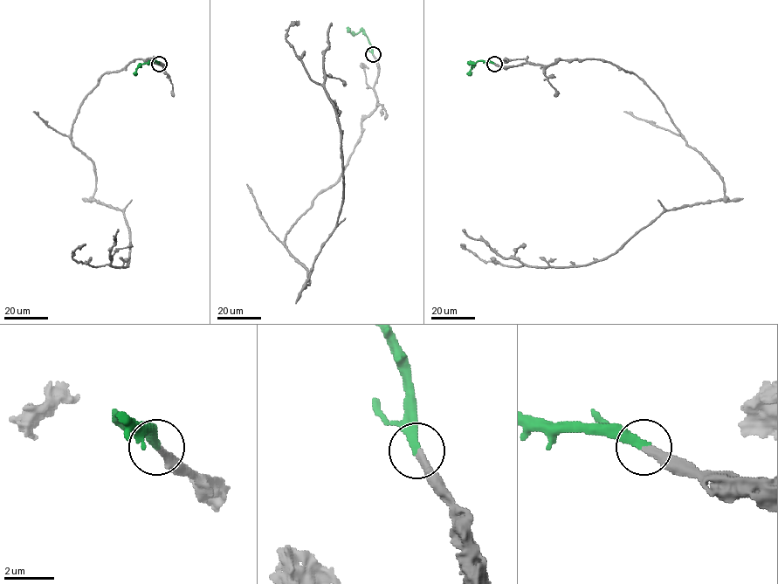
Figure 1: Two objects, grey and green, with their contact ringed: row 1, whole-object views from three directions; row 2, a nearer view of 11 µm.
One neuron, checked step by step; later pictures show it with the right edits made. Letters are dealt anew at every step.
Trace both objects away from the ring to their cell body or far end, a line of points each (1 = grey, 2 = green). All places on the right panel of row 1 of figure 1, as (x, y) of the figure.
1: (494, 63), (595, 59), (631, 72), (719, 175), (724, 197), (662, 212), (587, 264), (502, 265), (460, 244)
2: (494, 63), (471, 63), (473, 66), (468, 75)

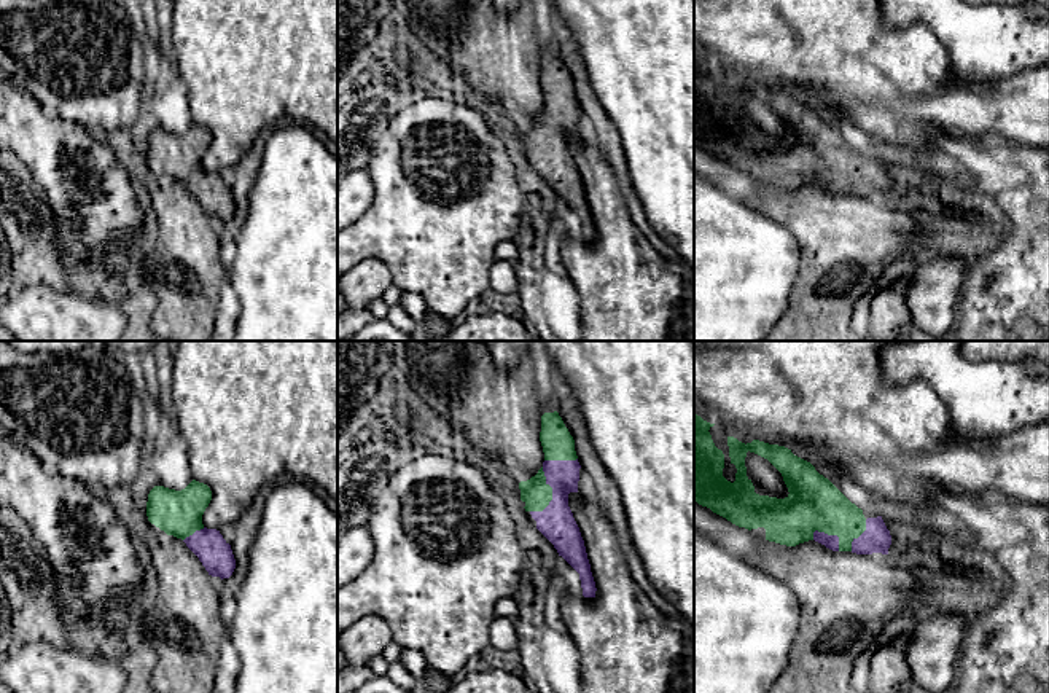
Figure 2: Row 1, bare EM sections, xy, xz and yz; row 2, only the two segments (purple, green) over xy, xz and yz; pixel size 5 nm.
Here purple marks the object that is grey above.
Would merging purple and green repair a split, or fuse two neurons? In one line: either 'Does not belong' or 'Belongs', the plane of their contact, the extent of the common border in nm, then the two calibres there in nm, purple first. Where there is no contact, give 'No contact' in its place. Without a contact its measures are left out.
Belongs. Touches purple in xz. Shared border 240 nm. Thickness 180 nm (purple) against 150 nm

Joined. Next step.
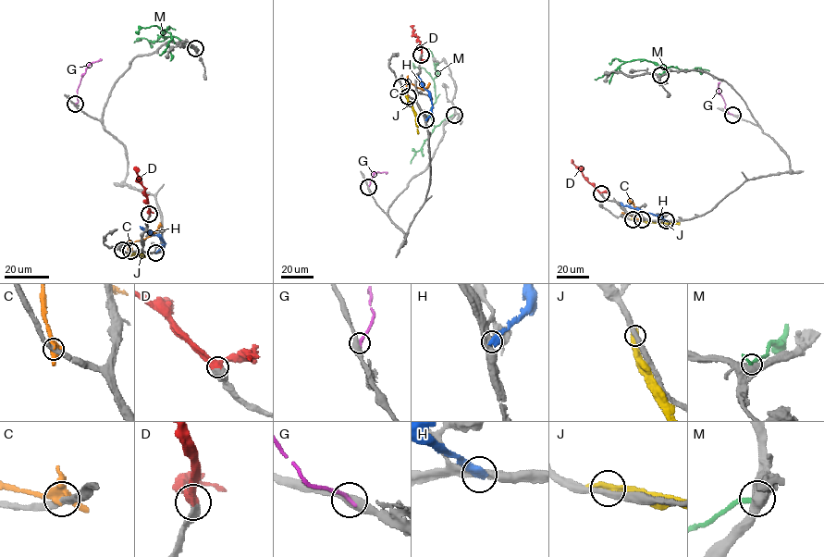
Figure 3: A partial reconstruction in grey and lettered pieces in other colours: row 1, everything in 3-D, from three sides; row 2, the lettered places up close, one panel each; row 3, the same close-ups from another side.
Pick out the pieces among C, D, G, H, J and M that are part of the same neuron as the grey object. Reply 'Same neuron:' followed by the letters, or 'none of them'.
Same neuron: D

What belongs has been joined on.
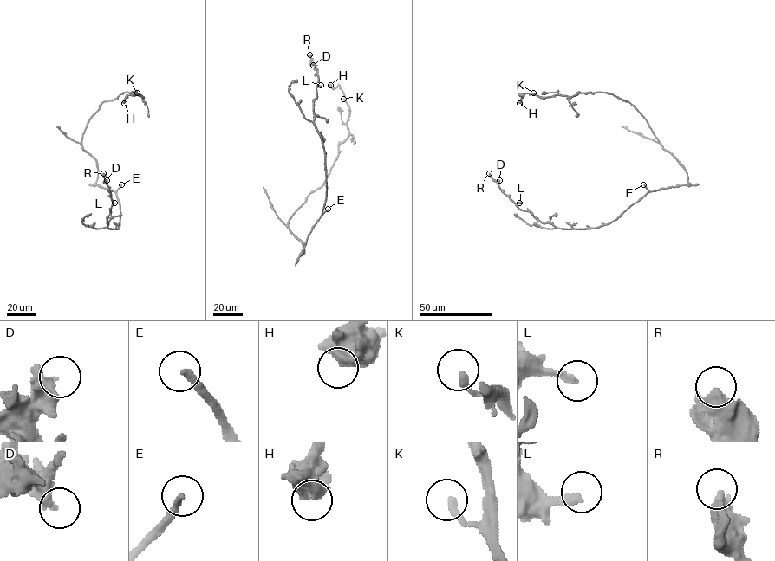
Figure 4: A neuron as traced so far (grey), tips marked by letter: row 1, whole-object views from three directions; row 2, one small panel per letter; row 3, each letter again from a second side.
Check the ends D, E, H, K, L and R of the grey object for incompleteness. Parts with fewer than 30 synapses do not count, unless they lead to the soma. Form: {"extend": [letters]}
{"extend": ["E"]}

